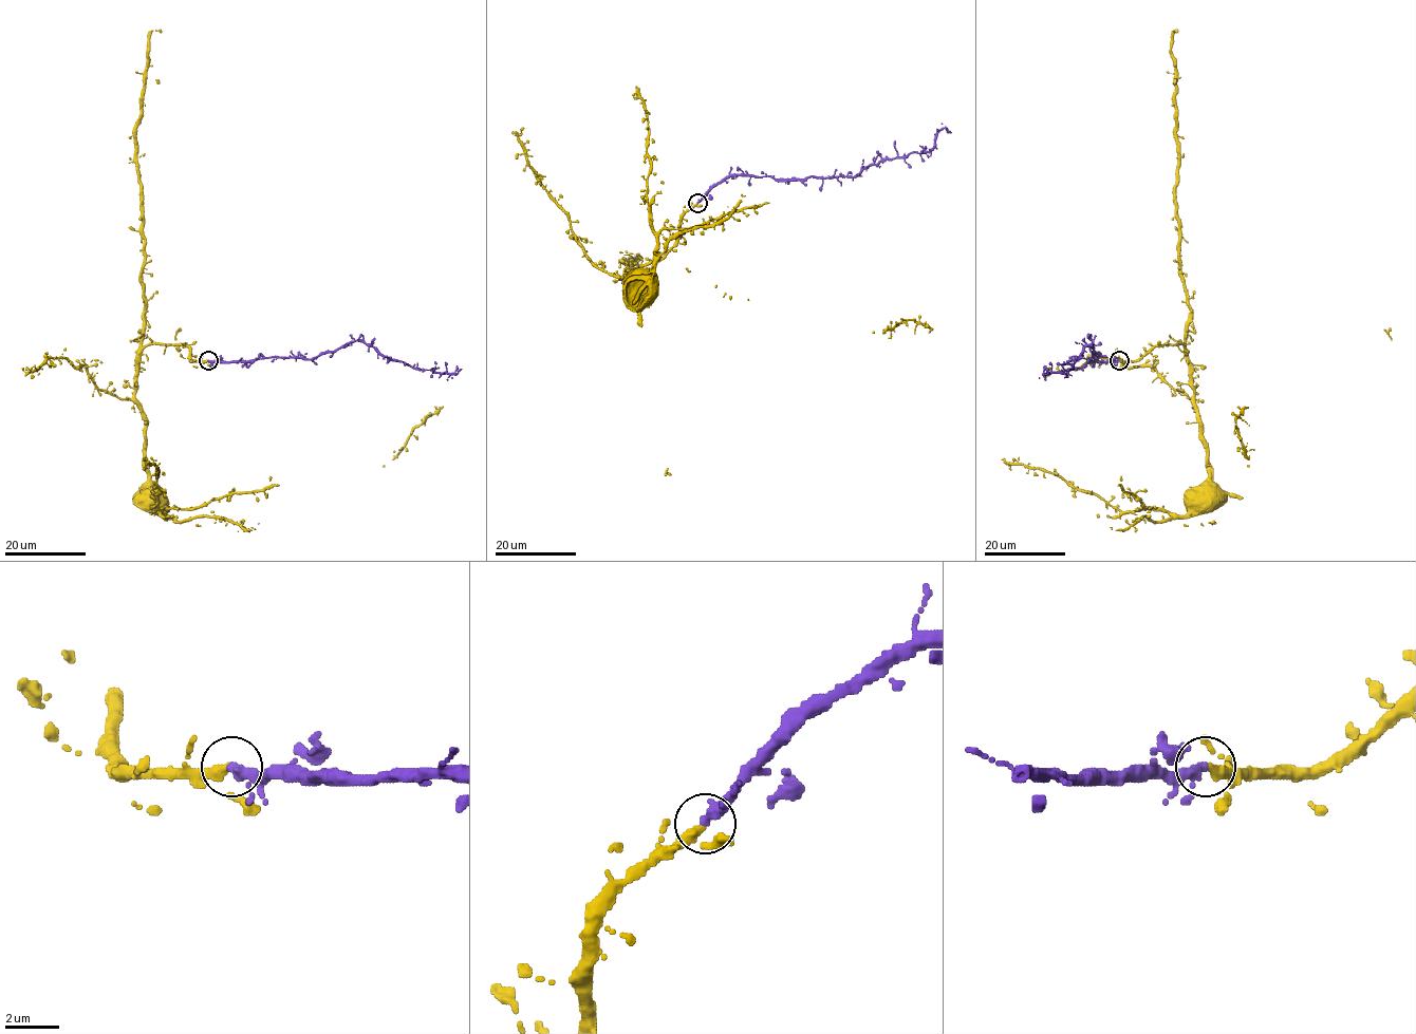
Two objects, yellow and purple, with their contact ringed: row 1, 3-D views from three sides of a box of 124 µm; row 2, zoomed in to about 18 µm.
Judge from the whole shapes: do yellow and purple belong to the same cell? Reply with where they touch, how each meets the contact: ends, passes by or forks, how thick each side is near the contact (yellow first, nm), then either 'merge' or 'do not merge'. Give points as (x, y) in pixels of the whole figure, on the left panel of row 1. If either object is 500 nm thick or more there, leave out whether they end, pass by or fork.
(208, 360) | yellow passes by | purple ends | 260/400 nm | merge

